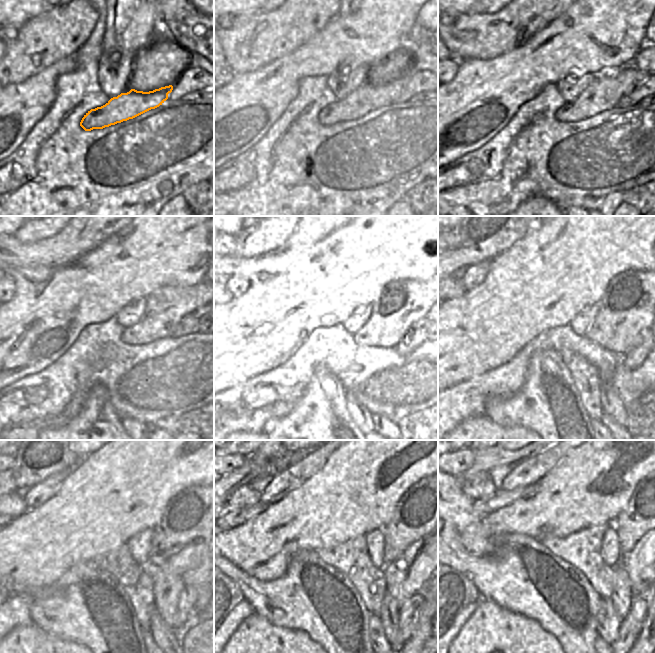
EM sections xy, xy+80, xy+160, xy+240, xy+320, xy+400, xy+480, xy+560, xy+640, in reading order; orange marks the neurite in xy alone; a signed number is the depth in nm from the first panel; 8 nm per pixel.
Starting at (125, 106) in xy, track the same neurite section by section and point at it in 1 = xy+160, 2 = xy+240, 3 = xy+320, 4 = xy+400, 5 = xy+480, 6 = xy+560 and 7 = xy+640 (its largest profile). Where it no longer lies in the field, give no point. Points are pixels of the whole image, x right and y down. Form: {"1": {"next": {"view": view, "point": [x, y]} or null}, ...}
{"1": {"next": {"view": "xy+160", "point": [606, 89]}}, "2": {"next": {"view": "xy+240", "point": [165, 307]}}, "3": {"next": {"view": "xy+320", "point": [400, 303]}}, "4": {"next": {"view": "xy+400", "point": [627, 306]}}, "5": {"next": {"view": "xy+480", "point": [193, 514]}}, "6": {"next": {"view": "xy+560", "point": [417, 512]}}, "7": {"next": {"view": "xy+640", "point": [641, 515]}}}

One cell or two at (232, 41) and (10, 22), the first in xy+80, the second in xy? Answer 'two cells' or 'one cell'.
two cells

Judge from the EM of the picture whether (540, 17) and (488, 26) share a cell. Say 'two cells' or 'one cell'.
one cell

